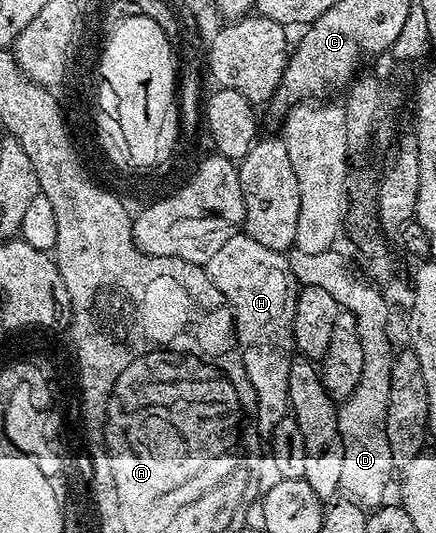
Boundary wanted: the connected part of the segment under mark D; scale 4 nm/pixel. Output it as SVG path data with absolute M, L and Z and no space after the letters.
M294 247L288 253L289 265L293 271L293 276L298 282L304 281L311 286L319 286L335 298L335 302L344 311L355 314L357 325L359 326L359 338L363 342L363 374L361 381L357 383L352 394L344 397L340 401L337 409L337 425L339 434L343 442L343 474L341 475L340 491L348 499L354 500L366 510L382 507L386 503L385 491L389 488L389 479L394 479L395 461L391 454L391 446L387 442L387 402L389 401L389 378L391 376L391 366L395 355L395 347L389 341L389 332L385 327L389 324L389 304L385 301L383 293L372 288L369 284L364 284L349 269L349 260L343 253L337 252L336 247L323 250L319 254L303 254L303 250Z

